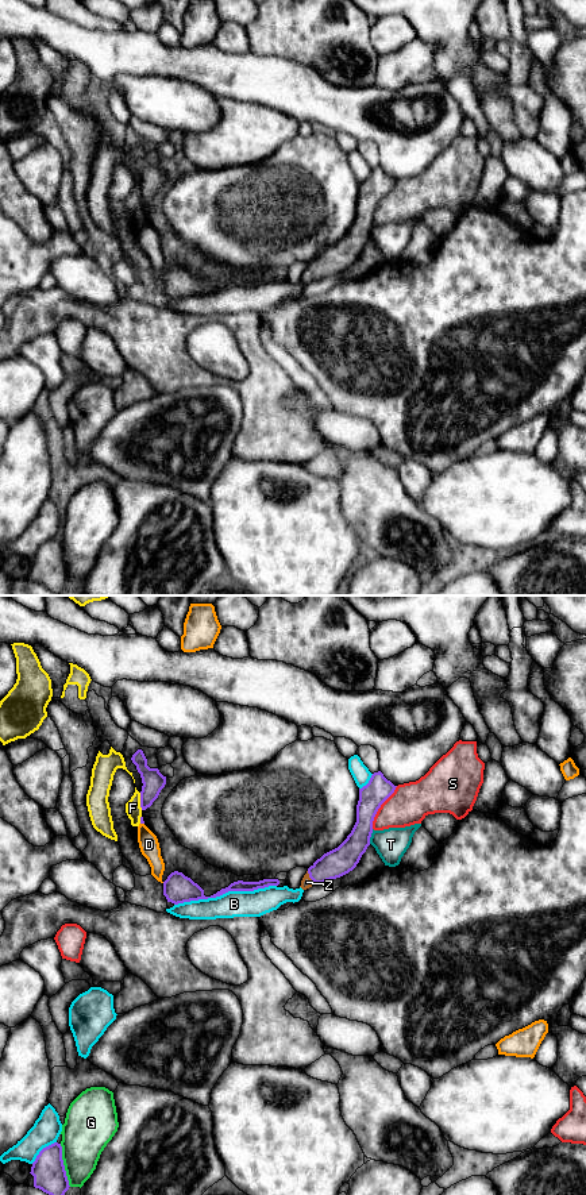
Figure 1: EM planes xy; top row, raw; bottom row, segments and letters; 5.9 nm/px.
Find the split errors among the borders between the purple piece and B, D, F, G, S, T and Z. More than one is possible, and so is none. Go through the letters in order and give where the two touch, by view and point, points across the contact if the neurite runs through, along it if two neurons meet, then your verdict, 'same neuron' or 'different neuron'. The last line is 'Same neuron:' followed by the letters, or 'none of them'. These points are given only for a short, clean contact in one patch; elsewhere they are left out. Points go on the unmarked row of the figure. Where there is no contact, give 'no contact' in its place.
B: xy (224, 288) | different neuron
D: xy (142, 218) | different neuron
F: xy (141, 196) | different neuron
G: xy (64, 561) | different neuron
S: xy (380, 201) | different neuron
T: xy (370, 231) | different neuron
Z: xy (311, 273) | across xy (343, 254), (311, 273), (307, 277) | same neuron
Same neuron: Z

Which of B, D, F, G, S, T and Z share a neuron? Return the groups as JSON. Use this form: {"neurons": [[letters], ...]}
{"neurons": [["B"], ["D"], ["F"], ["G"], ["S"], ["T"], ["Z"]]}

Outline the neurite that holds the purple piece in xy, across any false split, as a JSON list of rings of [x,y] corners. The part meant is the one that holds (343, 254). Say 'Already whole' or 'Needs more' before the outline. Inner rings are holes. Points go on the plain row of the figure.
Needs more. [[[381,166],[371,170],[369,178],[359,184],[356,217],[351,228],[338,243],[324,248],[308,263],[301,275],[302,285],[340,273],[356,262],[370,240],[374,212],[396,182]]]

